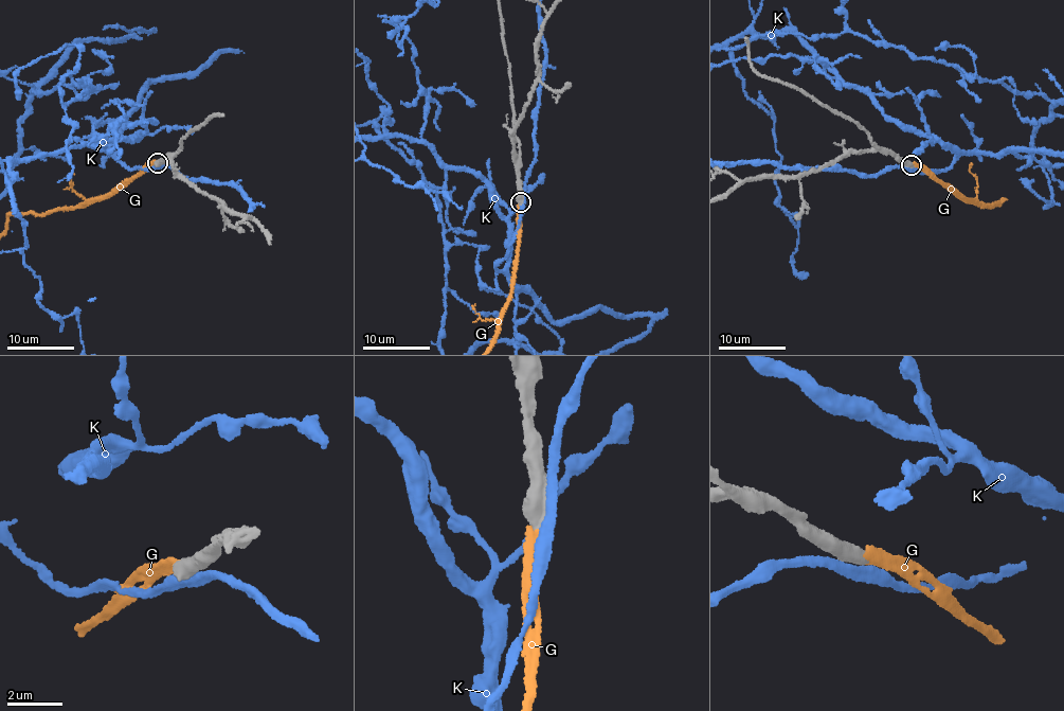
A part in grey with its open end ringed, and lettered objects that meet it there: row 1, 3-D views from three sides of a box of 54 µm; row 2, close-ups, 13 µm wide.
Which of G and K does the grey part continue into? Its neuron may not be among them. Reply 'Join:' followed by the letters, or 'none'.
Join: G

